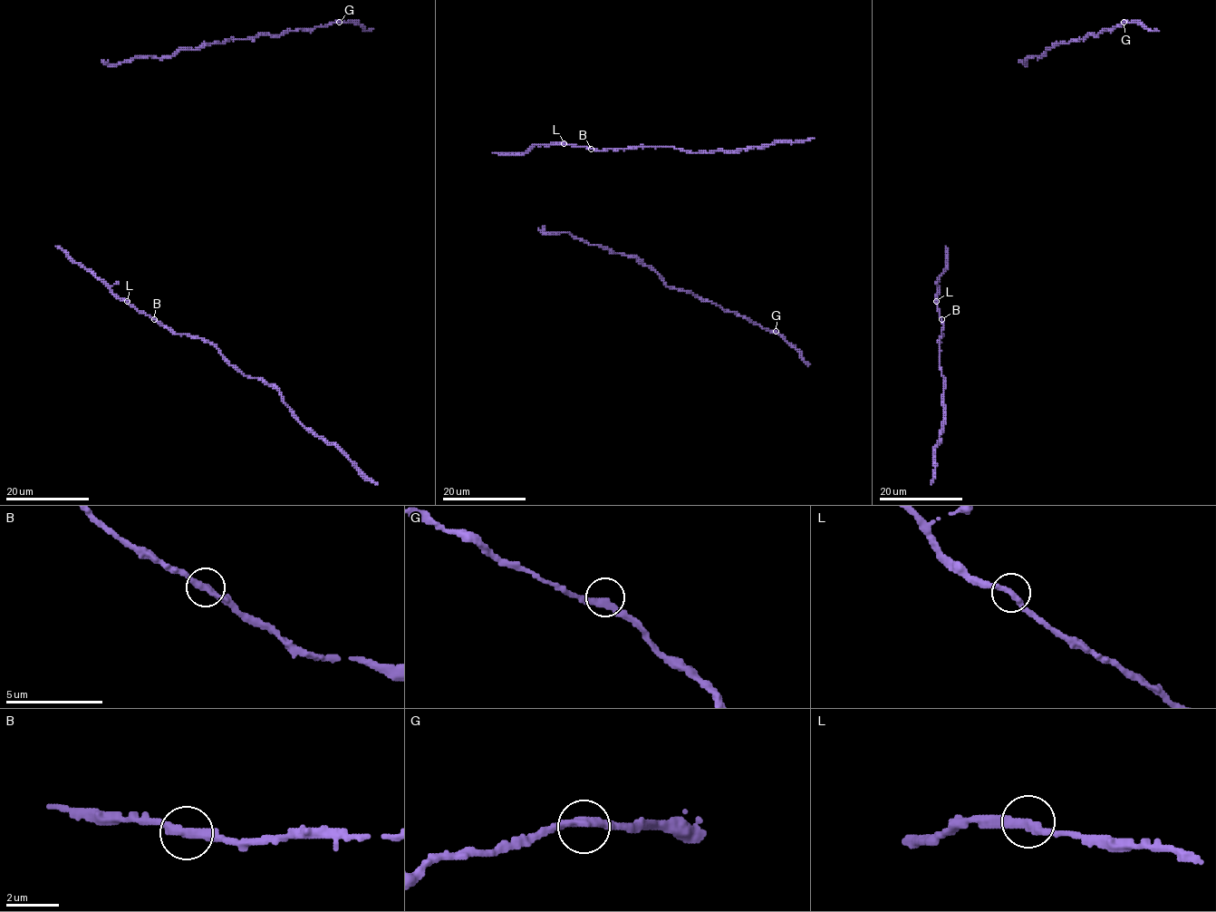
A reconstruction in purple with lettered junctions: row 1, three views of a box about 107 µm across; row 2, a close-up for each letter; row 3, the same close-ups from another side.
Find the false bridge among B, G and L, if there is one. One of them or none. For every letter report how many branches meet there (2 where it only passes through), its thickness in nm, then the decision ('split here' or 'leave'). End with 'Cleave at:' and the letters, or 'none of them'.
B: 2 | 340 nm | leave
G: 2 | 360 nm | leave
L: 2 | 340 nm | leave
Cleave at: none of them

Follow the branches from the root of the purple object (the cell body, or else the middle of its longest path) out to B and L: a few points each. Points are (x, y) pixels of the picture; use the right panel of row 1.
B: (946, 246), (947, 267), (938, 278), (936, 296), (941, 319)
L: (946, 246), (947, 267), (938, 278), (936, 301)

